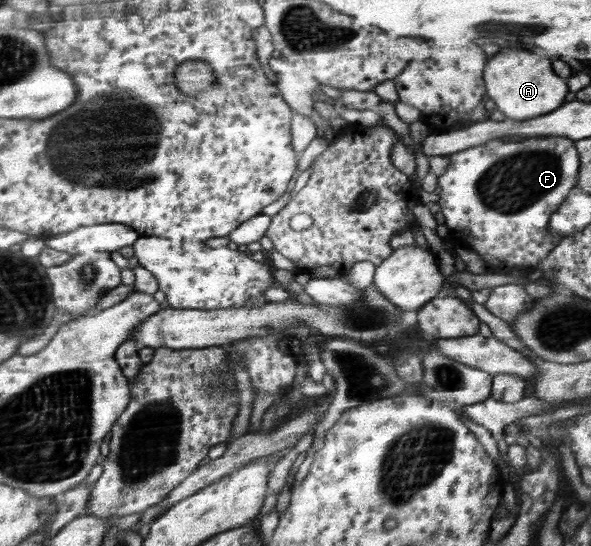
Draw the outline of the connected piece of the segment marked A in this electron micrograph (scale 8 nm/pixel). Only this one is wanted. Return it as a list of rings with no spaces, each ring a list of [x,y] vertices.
[[[503,49],[495,57],[487,59],[487,67],[483,69],[486,93],[495,102],[496,109],[509,118],[528,120],[555,111],[567,97],[567,83],[553,73],[551,65],[551,59],[537,53]]]

